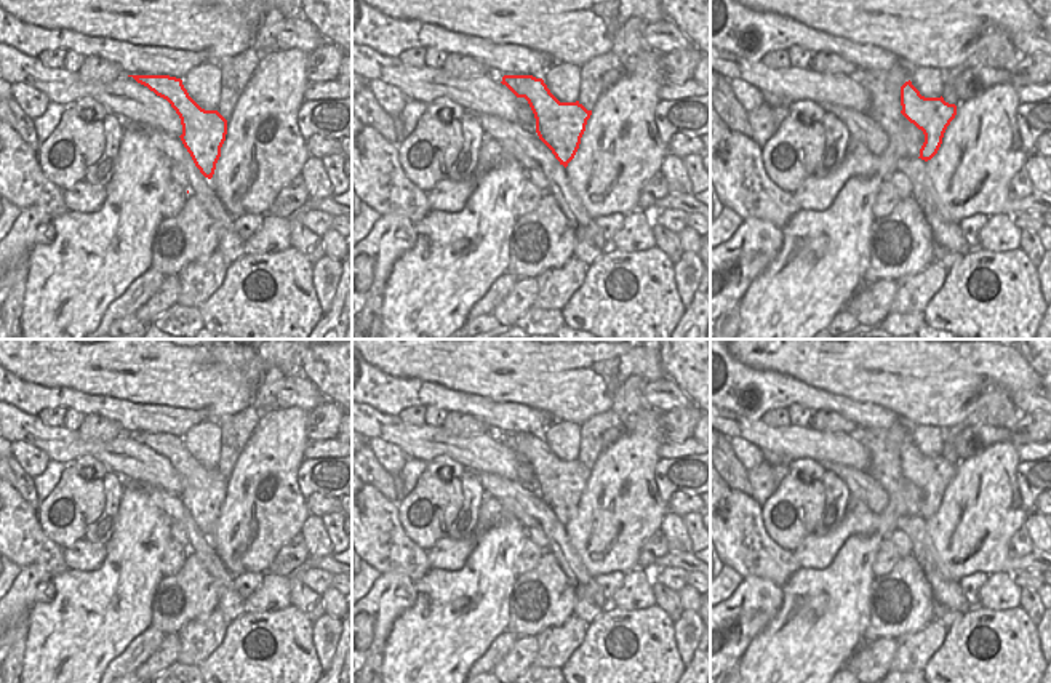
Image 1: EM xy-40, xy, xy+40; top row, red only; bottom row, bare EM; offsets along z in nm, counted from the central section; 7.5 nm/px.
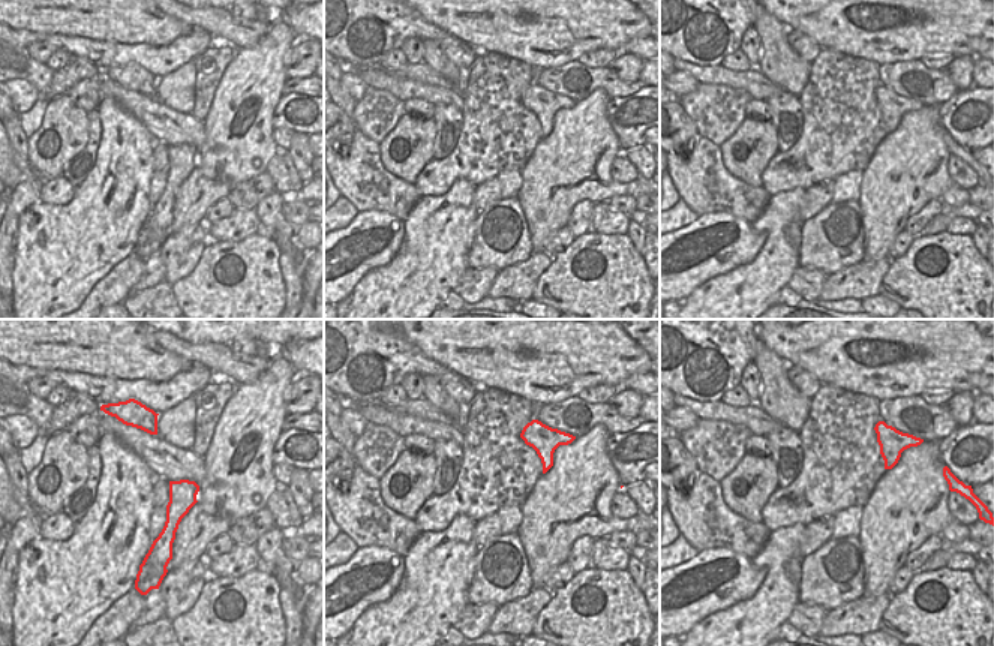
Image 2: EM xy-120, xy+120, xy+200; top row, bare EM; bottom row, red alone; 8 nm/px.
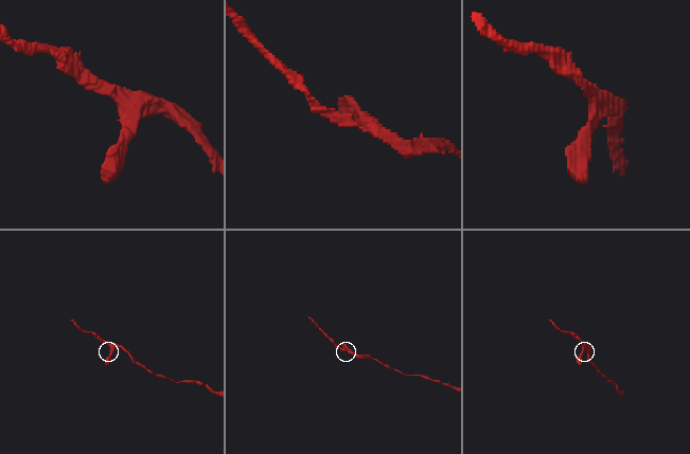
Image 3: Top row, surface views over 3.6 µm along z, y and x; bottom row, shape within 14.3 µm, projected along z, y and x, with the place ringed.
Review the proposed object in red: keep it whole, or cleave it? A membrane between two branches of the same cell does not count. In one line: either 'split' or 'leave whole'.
split

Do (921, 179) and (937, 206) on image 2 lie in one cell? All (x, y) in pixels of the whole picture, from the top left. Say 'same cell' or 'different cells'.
different cells

